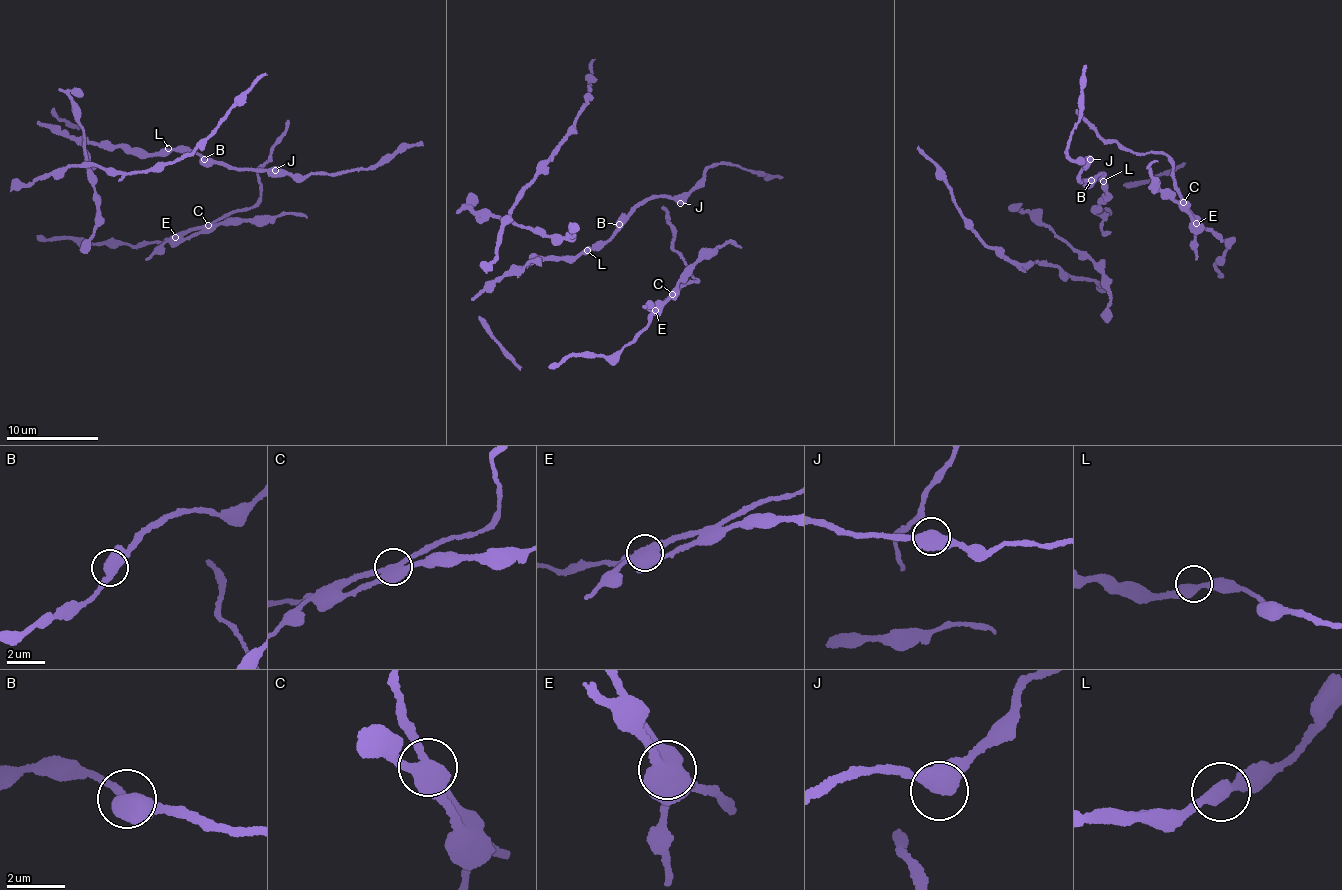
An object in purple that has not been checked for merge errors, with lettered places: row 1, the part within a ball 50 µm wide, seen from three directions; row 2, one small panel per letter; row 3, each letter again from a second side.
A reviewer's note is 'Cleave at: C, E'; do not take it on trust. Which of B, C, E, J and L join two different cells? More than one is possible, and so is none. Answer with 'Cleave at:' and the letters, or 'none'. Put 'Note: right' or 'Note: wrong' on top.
Note: right
Cleave at: C, E

